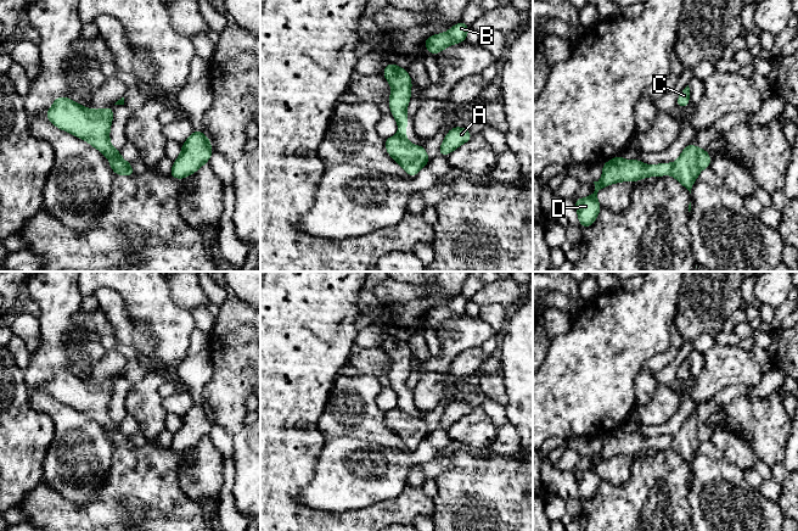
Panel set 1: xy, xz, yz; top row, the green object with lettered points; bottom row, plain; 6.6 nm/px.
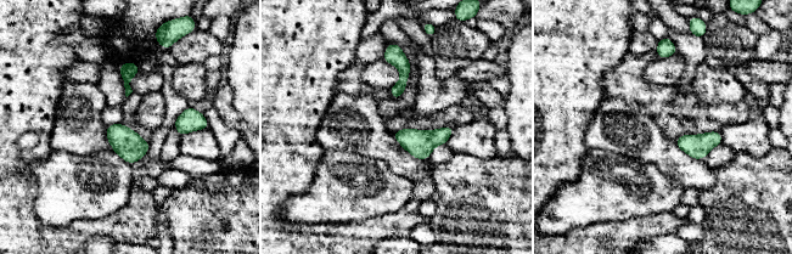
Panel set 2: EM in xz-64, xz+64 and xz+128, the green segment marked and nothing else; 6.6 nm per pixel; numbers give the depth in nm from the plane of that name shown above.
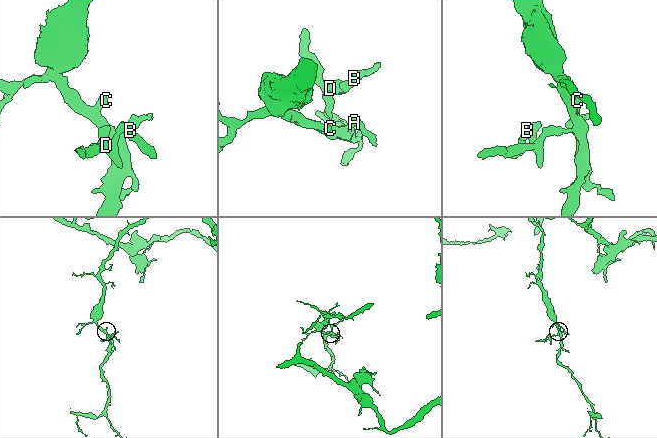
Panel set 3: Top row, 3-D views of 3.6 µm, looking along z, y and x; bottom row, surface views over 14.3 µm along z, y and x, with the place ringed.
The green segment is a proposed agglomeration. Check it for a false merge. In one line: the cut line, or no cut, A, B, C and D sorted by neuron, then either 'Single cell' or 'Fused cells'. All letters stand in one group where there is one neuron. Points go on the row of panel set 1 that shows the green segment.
Split along yz (673, 165), (670, 173). Groups: A C / B D. Fused cells

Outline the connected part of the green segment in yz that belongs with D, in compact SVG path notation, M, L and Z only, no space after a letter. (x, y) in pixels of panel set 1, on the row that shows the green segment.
M620 155L609 160L602 164L602 179L594 181L595 191L589 197L575 199L575 209L579 218L579 225L581 228L591 227L600 211L601 206L597 200L597 192L608 185L619 181L631 181L635 183L641 178L669 175L671 174L671 163L658 163L654 166L648 166L641 162L640 158L635 161L628 161Z

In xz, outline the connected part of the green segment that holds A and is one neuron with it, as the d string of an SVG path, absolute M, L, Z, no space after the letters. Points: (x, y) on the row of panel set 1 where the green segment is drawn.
M454 127L448 133L443 140L438 156L448 156L450 152L460 147L463 142L467 142L472 139L472 133L462 127Z

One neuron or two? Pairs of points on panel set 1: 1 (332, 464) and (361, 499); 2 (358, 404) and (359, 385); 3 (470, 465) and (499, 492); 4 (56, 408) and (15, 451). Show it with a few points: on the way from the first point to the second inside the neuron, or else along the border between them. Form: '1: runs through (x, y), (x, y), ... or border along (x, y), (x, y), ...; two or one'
1: runs through (341, 473), (359, 491); one
2: runs through (358, 400), (359, 390); one
3: runs through (475, 473), (492, 490); one
4: border along (31, 392), (31, 404), (52, 421), (50, 443); two

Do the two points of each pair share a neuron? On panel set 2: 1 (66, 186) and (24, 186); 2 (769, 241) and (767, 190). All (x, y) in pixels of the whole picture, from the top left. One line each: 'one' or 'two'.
1: two
2: one

